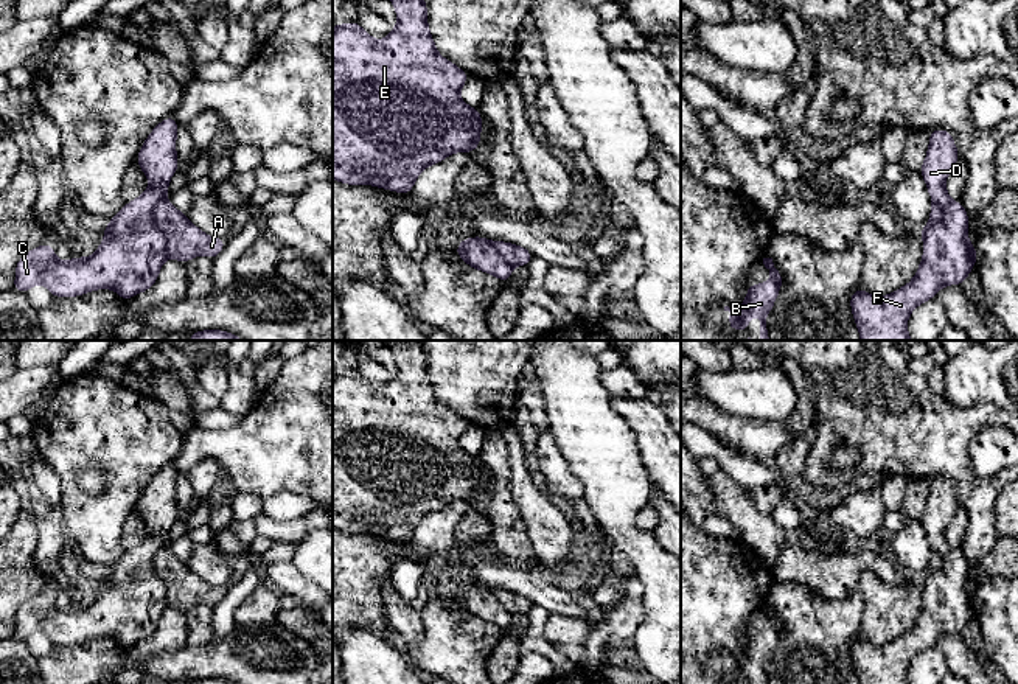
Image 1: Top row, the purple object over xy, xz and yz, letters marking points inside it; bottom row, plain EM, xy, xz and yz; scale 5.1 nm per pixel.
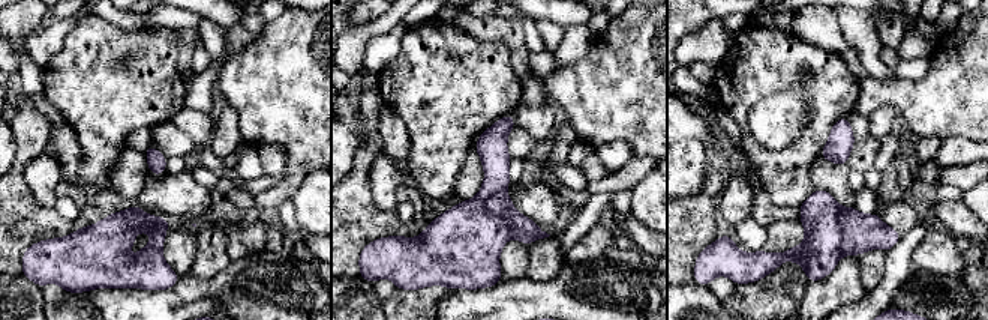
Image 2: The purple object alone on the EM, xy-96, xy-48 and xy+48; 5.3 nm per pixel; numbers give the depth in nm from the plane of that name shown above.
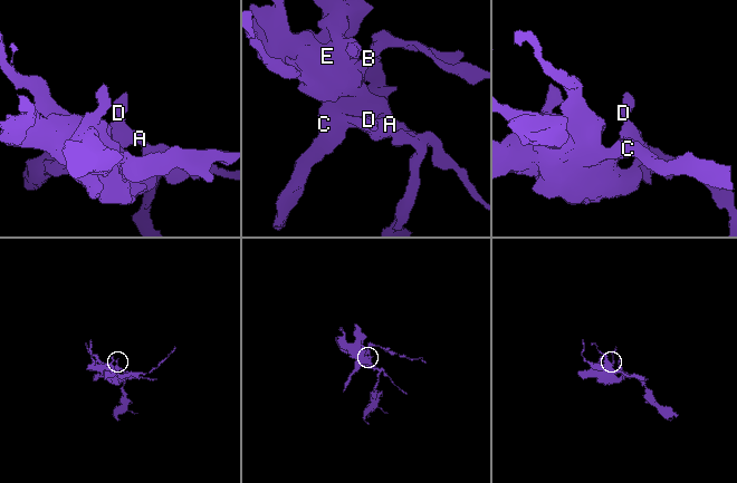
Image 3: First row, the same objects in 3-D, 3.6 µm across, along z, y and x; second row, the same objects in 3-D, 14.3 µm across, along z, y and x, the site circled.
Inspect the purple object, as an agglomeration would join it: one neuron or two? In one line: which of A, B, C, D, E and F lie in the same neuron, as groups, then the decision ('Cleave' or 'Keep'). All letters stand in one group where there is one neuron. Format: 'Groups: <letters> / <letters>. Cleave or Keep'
Groups: A / B C D E F. Cleave

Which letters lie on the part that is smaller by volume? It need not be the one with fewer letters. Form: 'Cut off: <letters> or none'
Cut off: A

